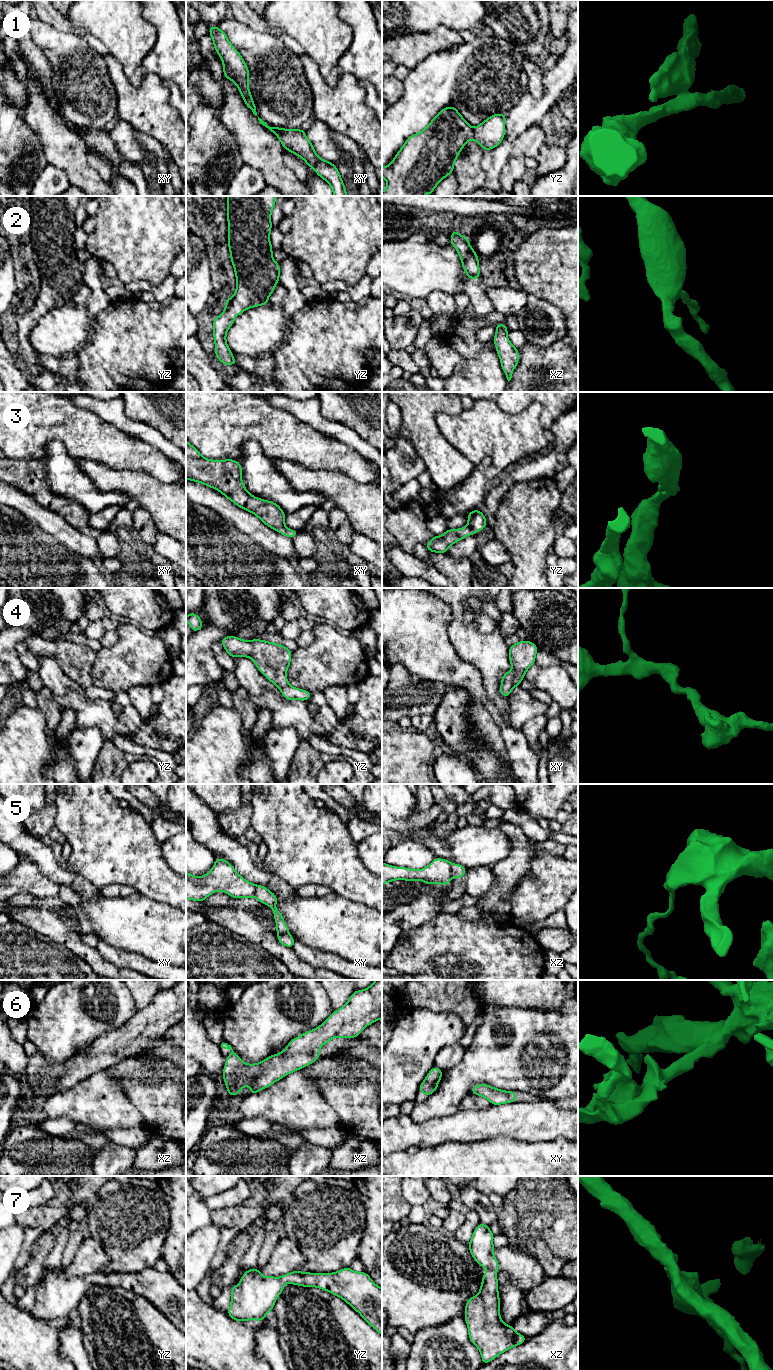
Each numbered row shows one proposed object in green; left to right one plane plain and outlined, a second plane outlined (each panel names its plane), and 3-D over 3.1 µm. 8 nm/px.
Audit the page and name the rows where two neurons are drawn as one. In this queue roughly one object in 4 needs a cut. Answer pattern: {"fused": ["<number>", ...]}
{"fused": ["1", "5"]}

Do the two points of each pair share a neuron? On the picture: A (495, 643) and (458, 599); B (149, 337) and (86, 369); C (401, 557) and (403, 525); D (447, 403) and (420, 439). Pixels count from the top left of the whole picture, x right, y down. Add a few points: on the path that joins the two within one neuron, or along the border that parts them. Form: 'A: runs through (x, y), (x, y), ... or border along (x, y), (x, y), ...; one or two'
A: runs through (480, 643), (458, 623), (458, 614); one
B: runs through (133, 346), (110, 369), (102, 369); one
C: border along (398, 544), (405, 551), (412, 554); two
D: runs through (436, 407), (421, 422), (421, 428); one

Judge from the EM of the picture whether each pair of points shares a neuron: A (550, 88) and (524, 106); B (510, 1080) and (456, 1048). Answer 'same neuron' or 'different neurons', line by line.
A: same neuron
B: different neurons

